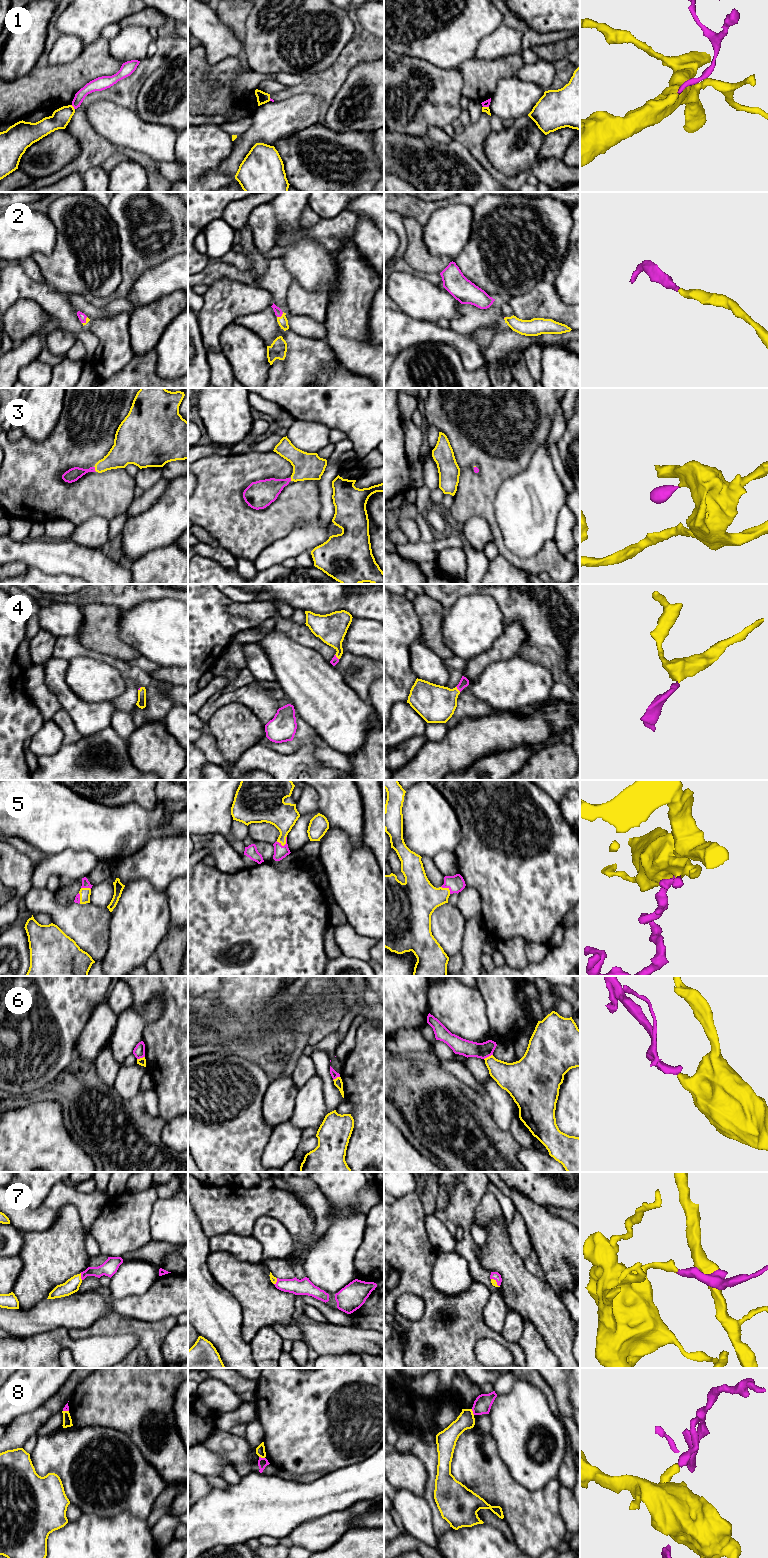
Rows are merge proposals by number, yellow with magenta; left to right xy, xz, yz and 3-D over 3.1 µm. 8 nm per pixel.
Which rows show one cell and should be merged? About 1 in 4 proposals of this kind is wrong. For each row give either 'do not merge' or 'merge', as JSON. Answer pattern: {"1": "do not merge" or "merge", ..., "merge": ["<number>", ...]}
{"1": "do not merge", "2": "merge", "3": "merge", "4": "merge", "5": "merge", "6": "do not merge", "7": "merge", "8": "do not merge", "merge": ["2", "3", "4", "5", "7"]}

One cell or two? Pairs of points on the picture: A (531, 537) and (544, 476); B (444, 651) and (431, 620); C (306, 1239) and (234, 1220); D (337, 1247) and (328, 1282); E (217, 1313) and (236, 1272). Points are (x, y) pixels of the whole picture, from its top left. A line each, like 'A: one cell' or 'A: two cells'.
A: one cell
B: one cell
C: one cell
D: one cell
E: two cells

